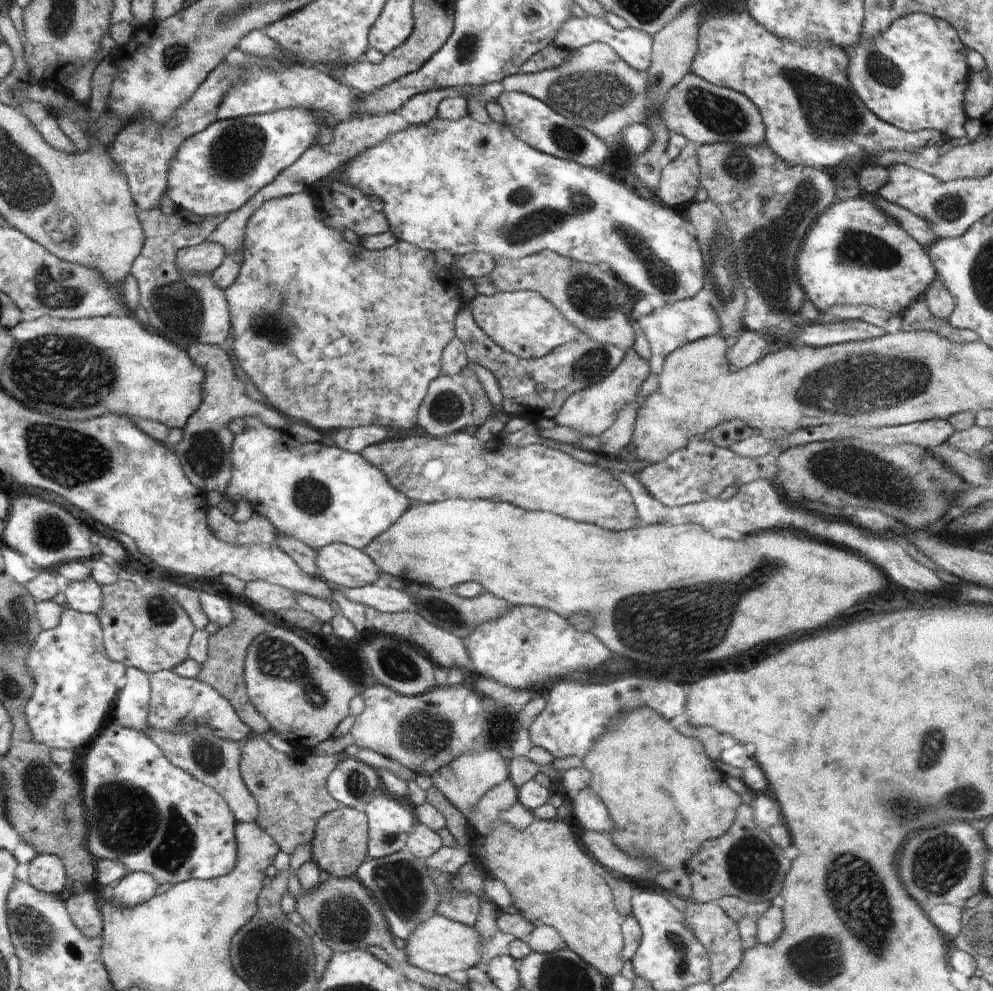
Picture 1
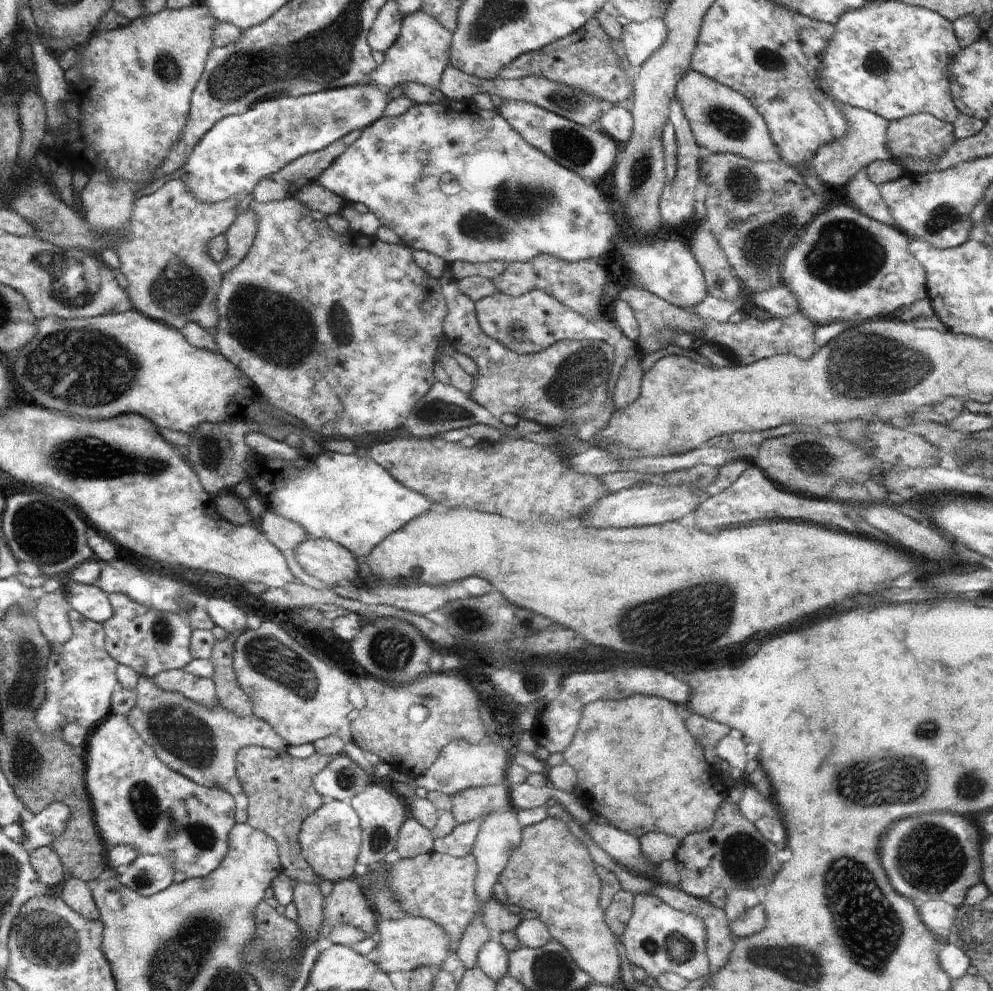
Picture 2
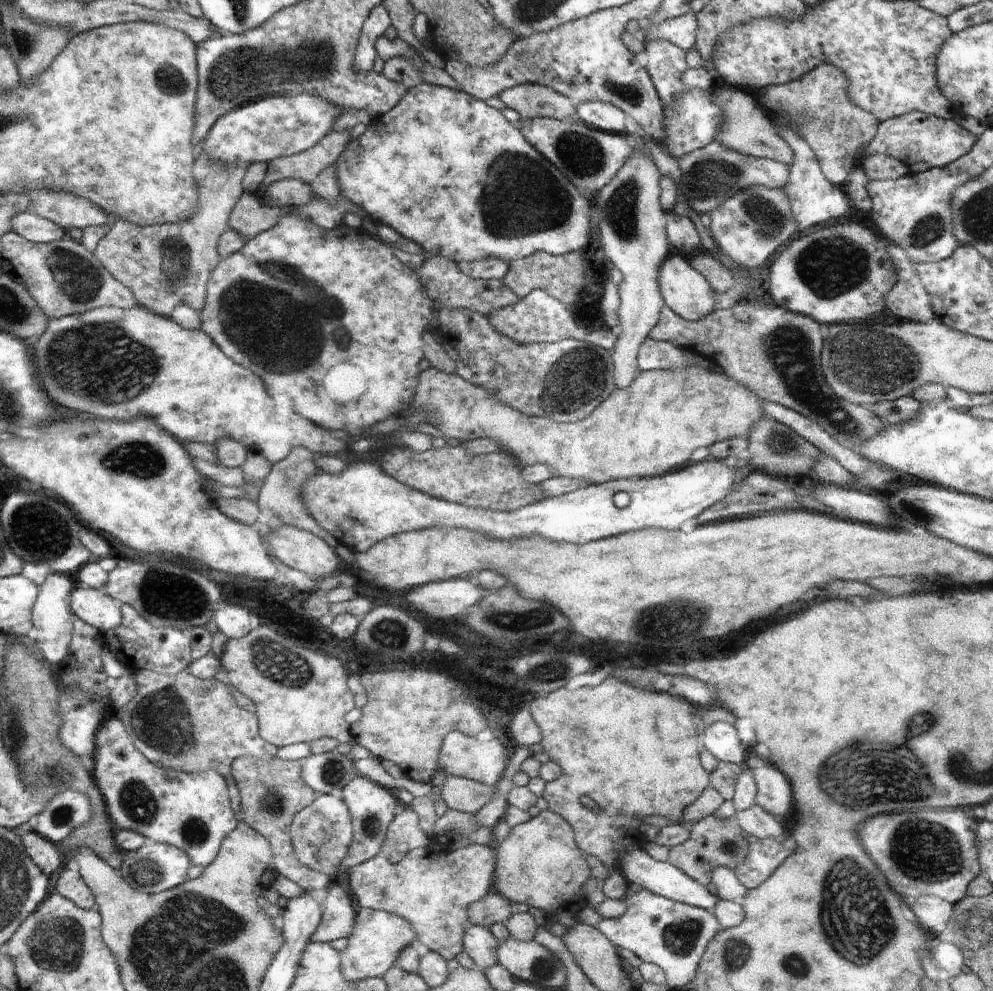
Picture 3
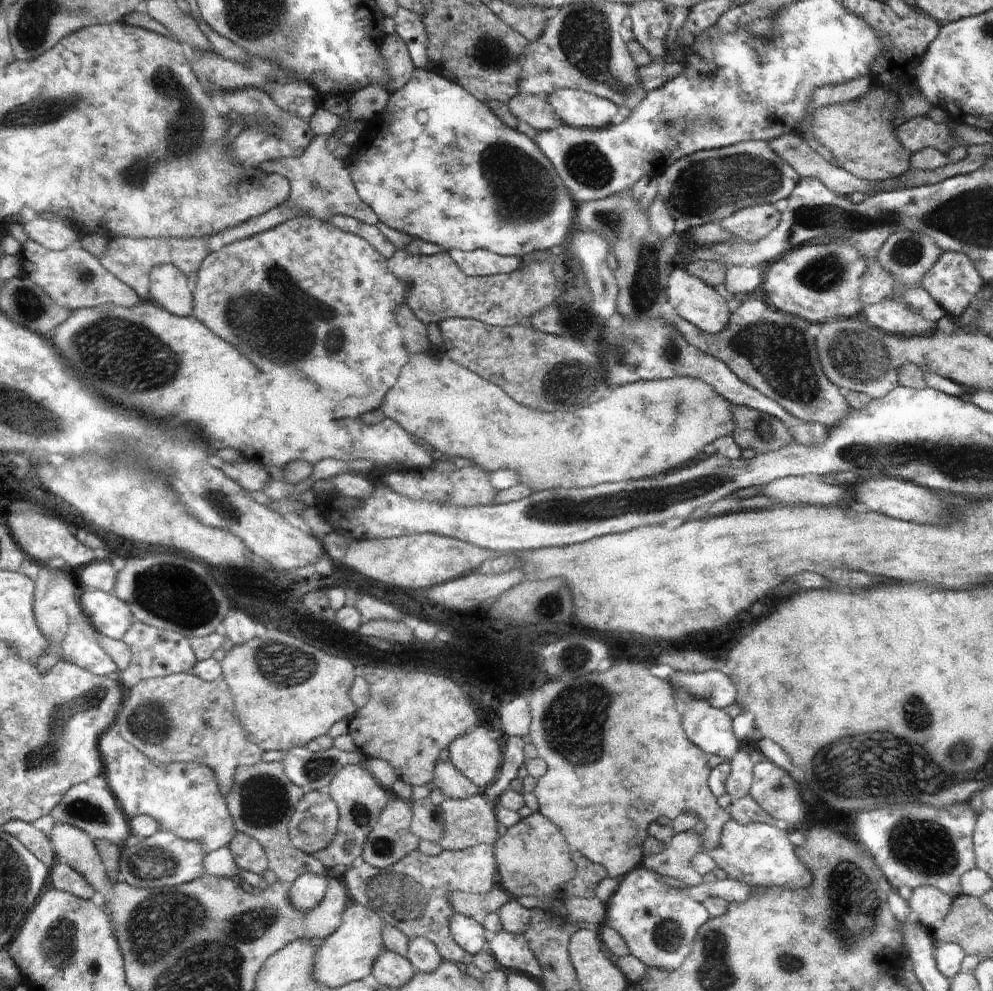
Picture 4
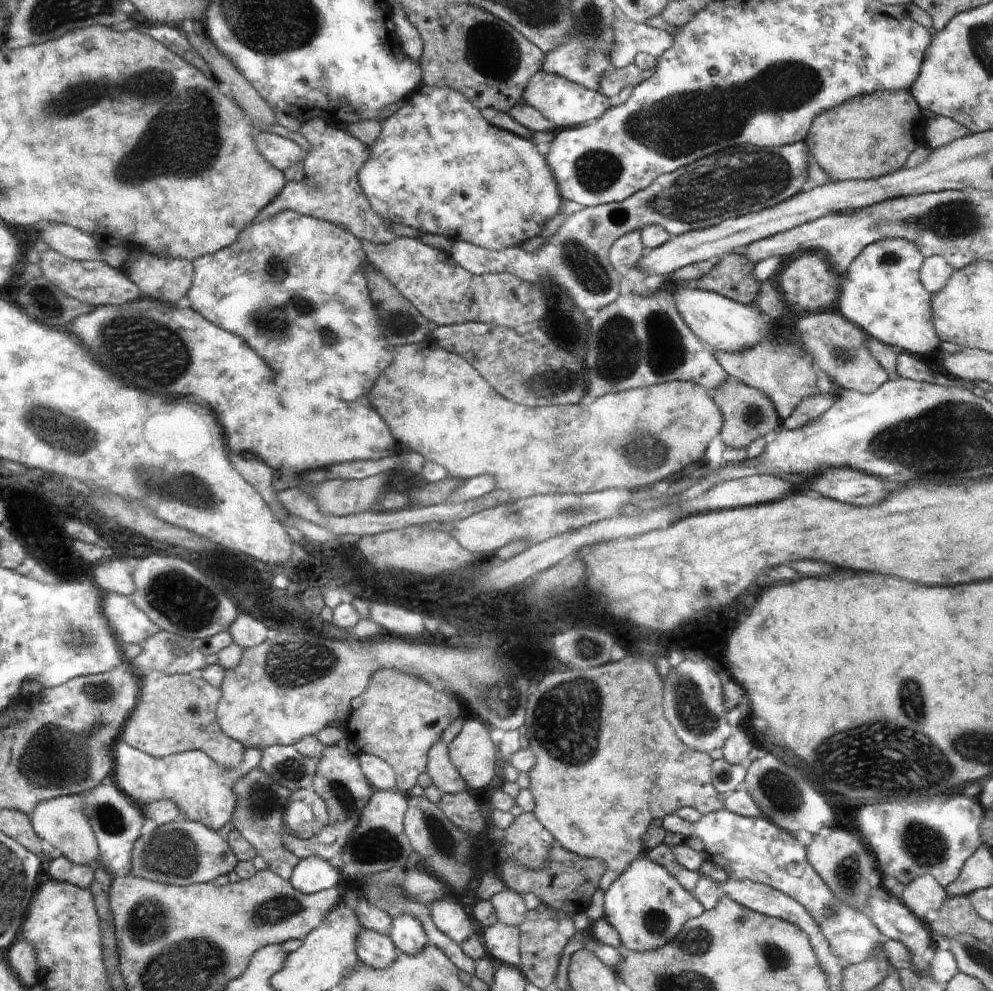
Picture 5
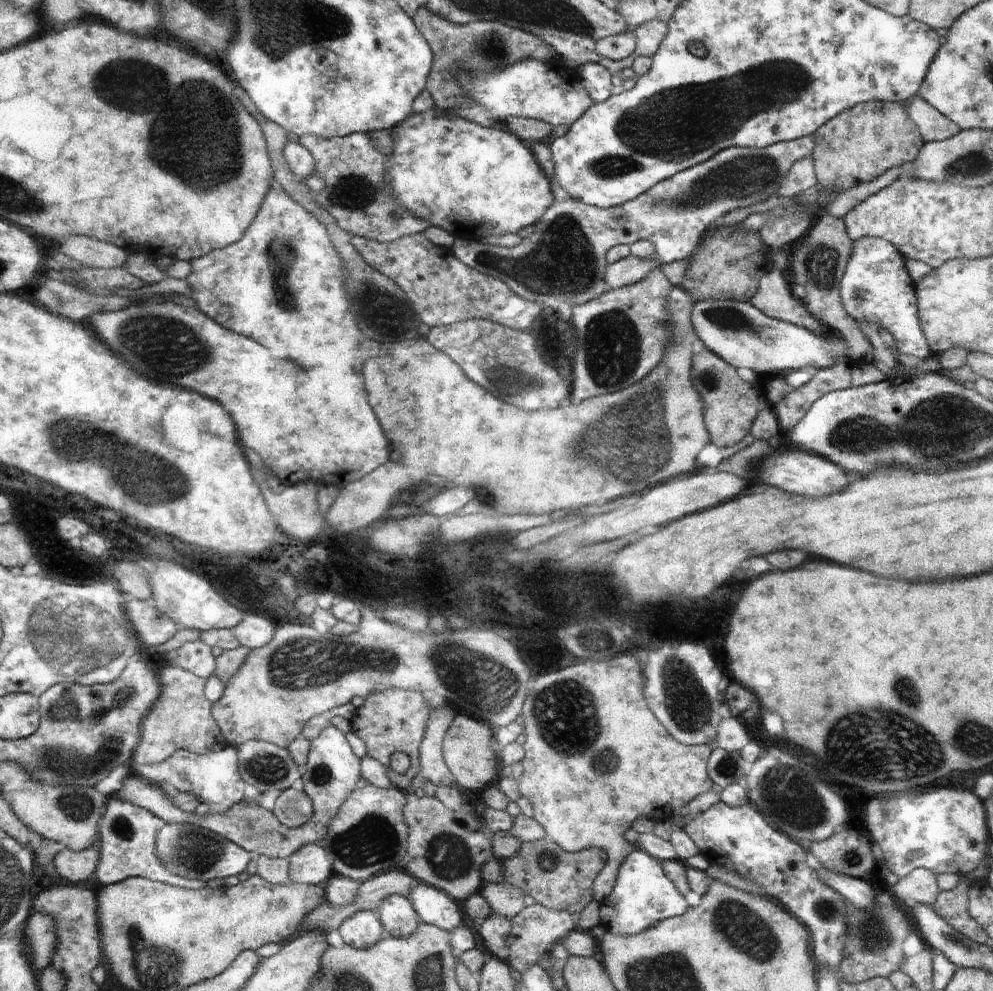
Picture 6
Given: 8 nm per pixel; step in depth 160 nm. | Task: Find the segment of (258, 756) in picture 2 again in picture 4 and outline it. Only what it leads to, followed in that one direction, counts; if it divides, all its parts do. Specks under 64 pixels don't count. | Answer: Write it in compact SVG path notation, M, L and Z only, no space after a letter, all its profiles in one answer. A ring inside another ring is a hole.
M264 762L253 765L240 765L235 770L235 784L233 789L226 795L227 806L230 808L231 814L235 817L235 822L240 829L240 832L255 838L263 846L267 854L268 868L276 874L281 884L290 885L298 880L304 873L316 873L318 876L324 877L327 874L326 867L312 855L302 852L292 846L289 832L289 822L291 816L294 814L298 801L305 795L306 790L294 784L284 772L283 762Z

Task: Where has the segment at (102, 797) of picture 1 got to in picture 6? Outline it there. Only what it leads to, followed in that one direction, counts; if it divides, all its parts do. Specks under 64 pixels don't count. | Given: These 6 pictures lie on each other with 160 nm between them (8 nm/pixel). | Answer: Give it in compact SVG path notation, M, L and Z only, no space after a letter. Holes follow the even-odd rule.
M228 745L221 751L212 751L203 755L186 749L178 749L165 761L154 764L136 764L134 772L166 790L164 794L192 793L200 802L208 802L210 811L224 813L244 800L244 778L240 774L240 752L235 745ZM170 790L170 792L168 792Z

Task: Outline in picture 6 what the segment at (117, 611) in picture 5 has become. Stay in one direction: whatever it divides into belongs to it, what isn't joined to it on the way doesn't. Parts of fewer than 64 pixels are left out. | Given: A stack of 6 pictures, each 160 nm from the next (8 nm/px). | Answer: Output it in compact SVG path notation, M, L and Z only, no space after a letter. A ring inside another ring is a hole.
M124 594L124 610L128 610L128 620L132 622L136 636L144 646L160 646L180 630L180 626L154 608L152 602L126 596Z

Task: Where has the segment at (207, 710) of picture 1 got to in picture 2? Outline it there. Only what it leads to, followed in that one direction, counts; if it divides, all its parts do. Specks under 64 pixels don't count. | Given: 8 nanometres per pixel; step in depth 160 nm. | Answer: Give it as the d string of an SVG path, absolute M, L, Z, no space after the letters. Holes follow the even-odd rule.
M174 669L158 673L154 681L162 690L182 693L184 698L203 704L209 709L220 706L211 678L197 677L184 672L184 669Z

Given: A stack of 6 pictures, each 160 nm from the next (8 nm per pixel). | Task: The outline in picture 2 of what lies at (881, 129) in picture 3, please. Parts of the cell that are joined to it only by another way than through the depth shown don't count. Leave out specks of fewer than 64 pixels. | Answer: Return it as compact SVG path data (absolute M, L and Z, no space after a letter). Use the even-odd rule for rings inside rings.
M928 113L890 121L886 148L895 156L906 155L935 161L956 139L952 123ZM864 169L858 171L846 184L846 192L852 204L871 219L894 226L895 220L889 206L882 200L879 187L872 184Z

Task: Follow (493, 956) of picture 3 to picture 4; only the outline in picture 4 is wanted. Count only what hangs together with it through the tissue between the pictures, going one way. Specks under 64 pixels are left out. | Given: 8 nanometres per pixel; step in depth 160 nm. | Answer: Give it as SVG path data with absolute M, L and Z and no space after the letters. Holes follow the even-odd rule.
M454 913L449 920L449 929L456 944L472 956L487 950L490 935L472 917Z

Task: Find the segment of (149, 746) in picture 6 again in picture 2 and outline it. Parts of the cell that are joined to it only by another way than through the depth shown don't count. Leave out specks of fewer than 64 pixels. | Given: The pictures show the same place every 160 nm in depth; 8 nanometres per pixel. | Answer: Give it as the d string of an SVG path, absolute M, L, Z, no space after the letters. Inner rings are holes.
M139 675L134 690L134 706L126 716L144 741L155 750L158 758L170 769L191 778L205 787L218 787L236 799L236 820L249 820L247 794L238 778L237 760L240 750L250 745L286 751L288 744L270 723L252 716L239 717L222 706L212 709L188 700L179 692L162 690L153 677Z

